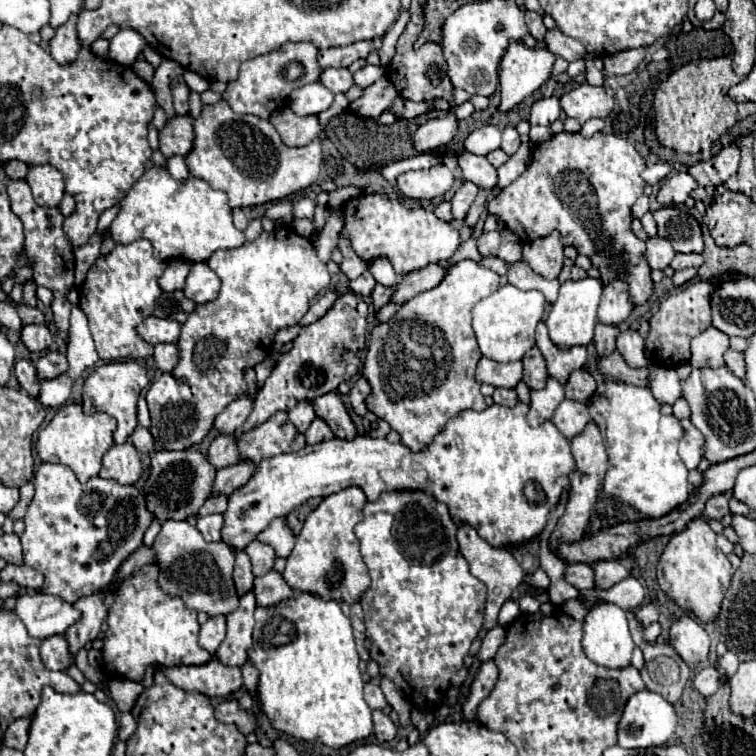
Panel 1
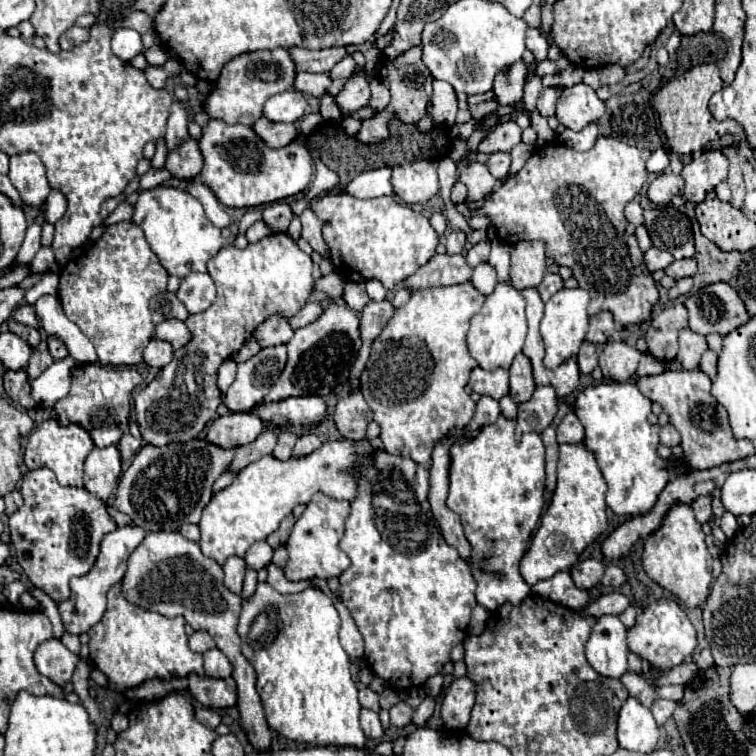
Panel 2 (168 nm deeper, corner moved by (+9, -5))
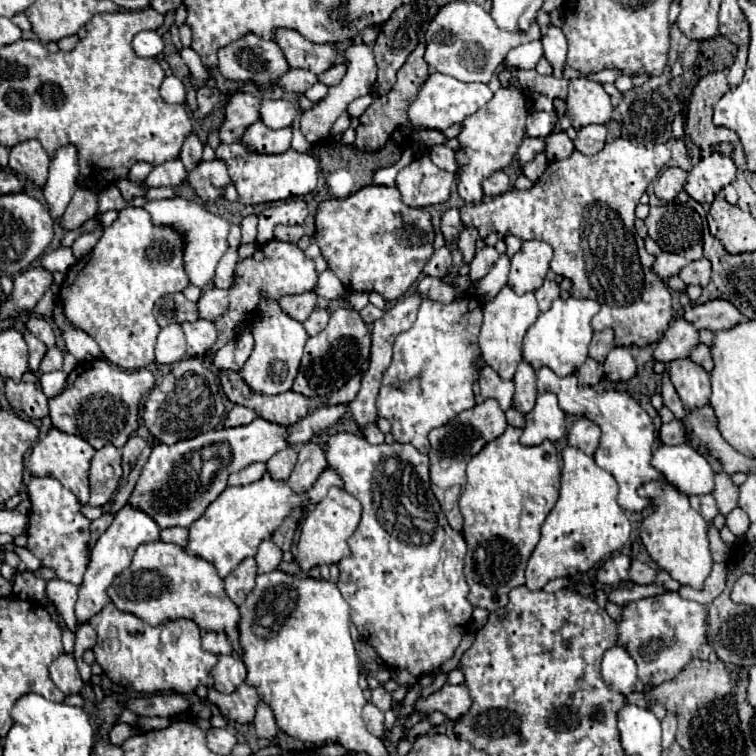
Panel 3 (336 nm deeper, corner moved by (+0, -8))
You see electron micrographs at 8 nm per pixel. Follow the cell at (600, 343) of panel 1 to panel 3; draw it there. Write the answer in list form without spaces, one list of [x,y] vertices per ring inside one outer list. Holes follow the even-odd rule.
[[[588,358],[580,368],[578,368],[578,384],[580,386],[594,386],[598,384],[602,378],[604,378],[604,372],[602,372],[602,364]]]

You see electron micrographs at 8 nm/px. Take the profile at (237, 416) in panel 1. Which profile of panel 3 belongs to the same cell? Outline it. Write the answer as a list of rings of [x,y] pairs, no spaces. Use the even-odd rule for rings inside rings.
[[[262,294],[262,300],[258,304],[258,316],[254,316],[252,322],[252,336],[254,336],[254,350],[246,360],[246,364],[242,366],[242,378],[254,392],[262,392],[262,394],[288,392],[298,374],[304,344],[308,340],[302,322],[290,318],[280,308],[278,300]]]

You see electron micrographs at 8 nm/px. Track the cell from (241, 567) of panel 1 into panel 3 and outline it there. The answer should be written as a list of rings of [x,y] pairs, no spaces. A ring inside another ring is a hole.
[[[254,558],[242,560],[238,568],[230,576],[226,576],[224,580],[226,594],[236,606],[240,606],[246,600],[246,596],[252,592],[254,578],[256,578],[256,560]]]

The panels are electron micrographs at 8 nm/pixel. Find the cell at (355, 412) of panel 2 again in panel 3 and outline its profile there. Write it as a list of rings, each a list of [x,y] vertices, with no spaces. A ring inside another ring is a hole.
[[[376,424],[366,426],[366,430],[364,430],[364,438],[366,438],[370,444],[382,444],[382,442],[384,442],[384,434],[378,430]]]

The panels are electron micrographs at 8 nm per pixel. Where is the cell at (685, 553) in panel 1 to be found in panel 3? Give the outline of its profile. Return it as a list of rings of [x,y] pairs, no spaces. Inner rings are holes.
[[[652,480],[642,484],[638,488],[638,494],[648,498],[654,506],[654,512],[646,516],[640,526],[640,538],[650,558],[658,564],[658,568],[666,570],[680,584],[702,590],[704,580],[708,578],[712,568],[712,556],[706,536],[706,520],[698,512],[694,512],[686,494],[666,484],[664,480]]]

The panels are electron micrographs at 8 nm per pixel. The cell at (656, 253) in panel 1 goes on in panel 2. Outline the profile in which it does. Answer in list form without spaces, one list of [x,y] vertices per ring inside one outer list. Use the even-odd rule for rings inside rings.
[[[651,247],[647,253],[645,253],[645,265],[647,269],[653,273],[657,269],[665,269],[669,263],[673,261],[673,257],[667,253],[667,251],[661,251],[657,247]]]

